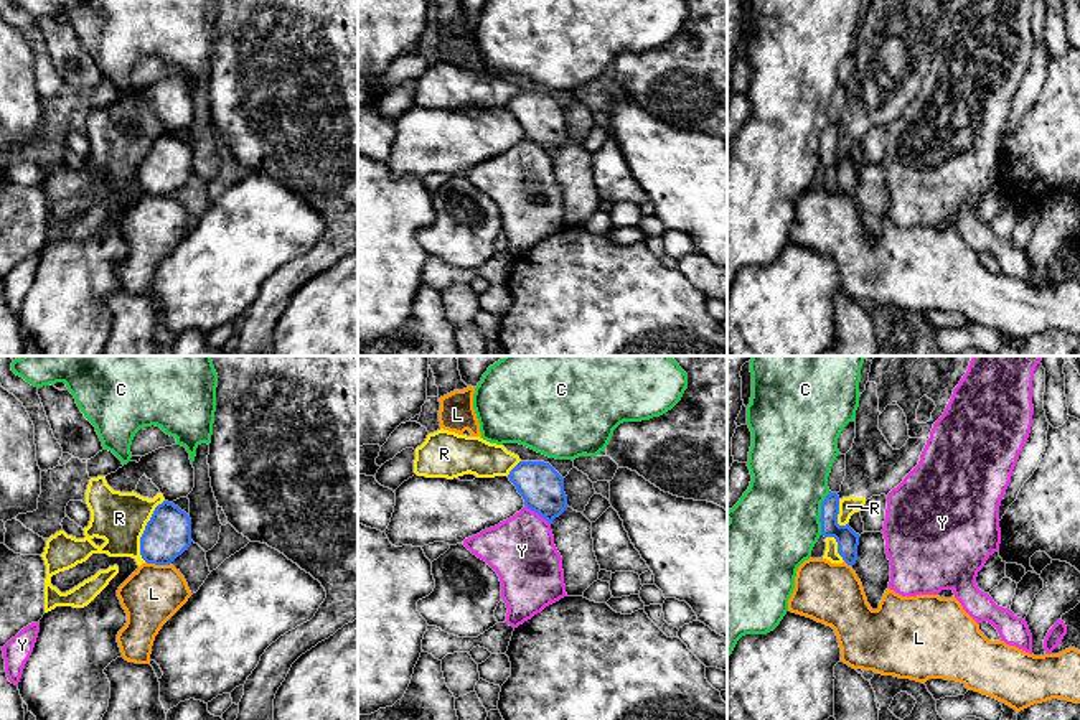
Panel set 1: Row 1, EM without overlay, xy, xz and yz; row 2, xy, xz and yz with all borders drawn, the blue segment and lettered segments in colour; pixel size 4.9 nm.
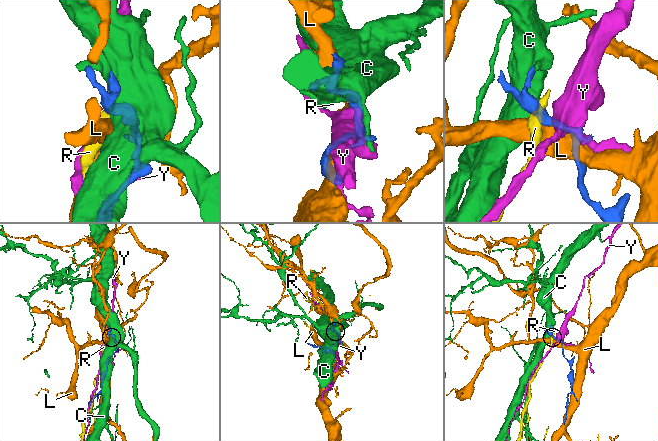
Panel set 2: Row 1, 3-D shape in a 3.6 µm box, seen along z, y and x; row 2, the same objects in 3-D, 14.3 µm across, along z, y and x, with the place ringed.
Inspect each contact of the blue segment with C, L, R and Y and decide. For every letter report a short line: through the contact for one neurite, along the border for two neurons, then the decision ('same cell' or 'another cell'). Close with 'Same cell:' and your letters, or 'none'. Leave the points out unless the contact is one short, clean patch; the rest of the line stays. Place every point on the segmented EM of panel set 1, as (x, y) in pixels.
C: another cell
L: another cell
R: another cell
Y: another cell
Same cell: none

